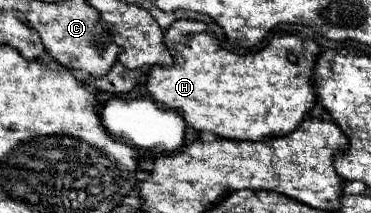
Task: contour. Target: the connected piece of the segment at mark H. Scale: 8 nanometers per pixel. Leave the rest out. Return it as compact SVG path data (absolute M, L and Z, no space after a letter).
M182 19L172 23L166 33L174 33L174 65L172 69L150 69L146 77L146 89L154 101L182 113L186 123L196 131L210 131L222 139L266 141L292 133L302 123L304 115L314 107L316 97L312 91L310 75L320 47L312 39L280 32L268 41L264 49L248 55L238 55L222 49L208 25L202 21Z

